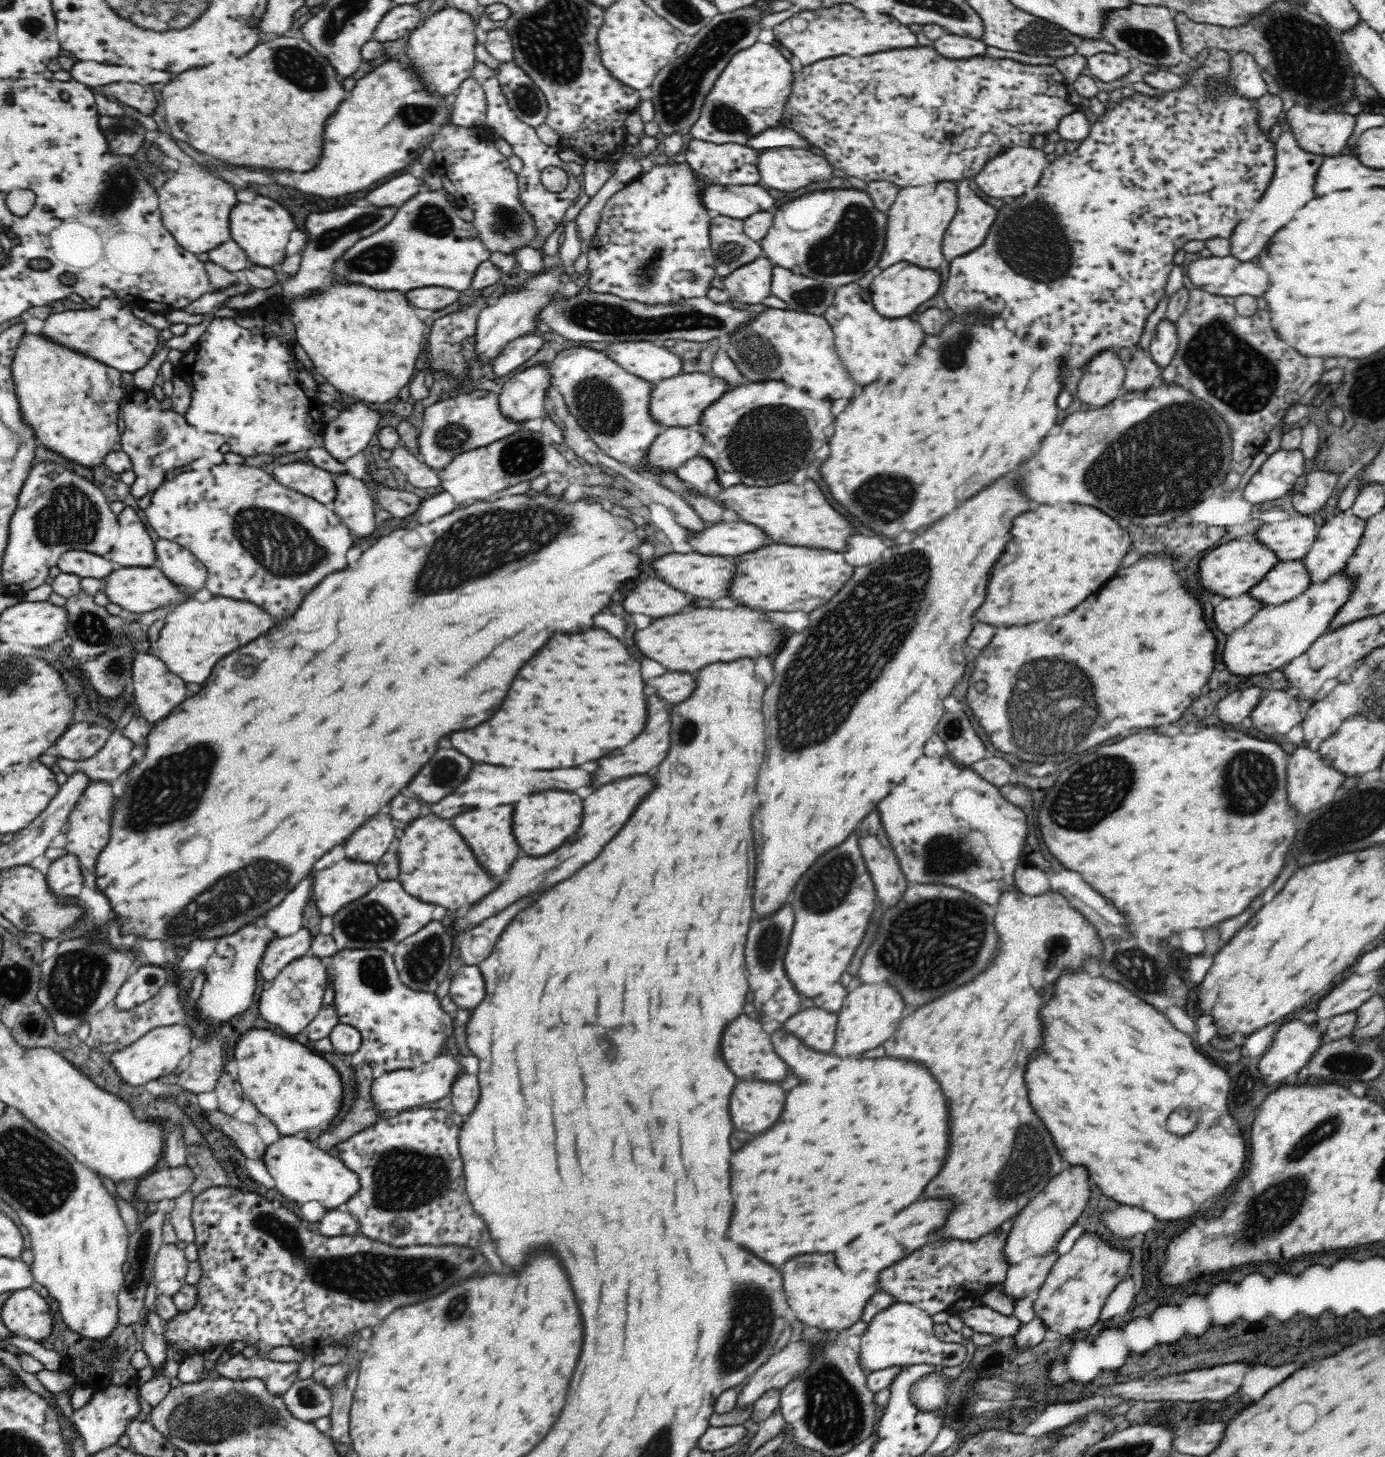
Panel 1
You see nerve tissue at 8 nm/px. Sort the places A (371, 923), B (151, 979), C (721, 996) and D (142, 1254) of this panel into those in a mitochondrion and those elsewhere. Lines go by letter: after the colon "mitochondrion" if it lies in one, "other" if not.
A: mitochondrion
B: other
C: other
D: mitochondrion

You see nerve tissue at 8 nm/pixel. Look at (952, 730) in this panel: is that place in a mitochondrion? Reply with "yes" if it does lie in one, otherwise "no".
yes

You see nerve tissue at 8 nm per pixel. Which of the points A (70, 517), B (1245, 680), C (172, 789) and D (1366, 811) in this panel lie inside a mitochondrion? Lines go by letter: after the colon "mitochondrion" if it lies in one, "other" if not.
A: mitochondrion
B: other
C: mitochondrion
D: mitochondrion

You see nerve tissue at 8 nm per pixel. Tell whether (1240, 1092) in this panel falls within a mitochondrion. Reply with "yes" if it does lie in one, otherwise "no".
no

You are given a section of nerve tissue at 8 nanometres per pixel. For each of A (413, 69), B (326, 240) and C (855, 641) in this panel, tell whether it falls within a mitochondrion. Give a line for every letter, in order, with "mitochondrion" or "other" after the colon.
A: other
B: mitochondrion
C: mitochondrion

